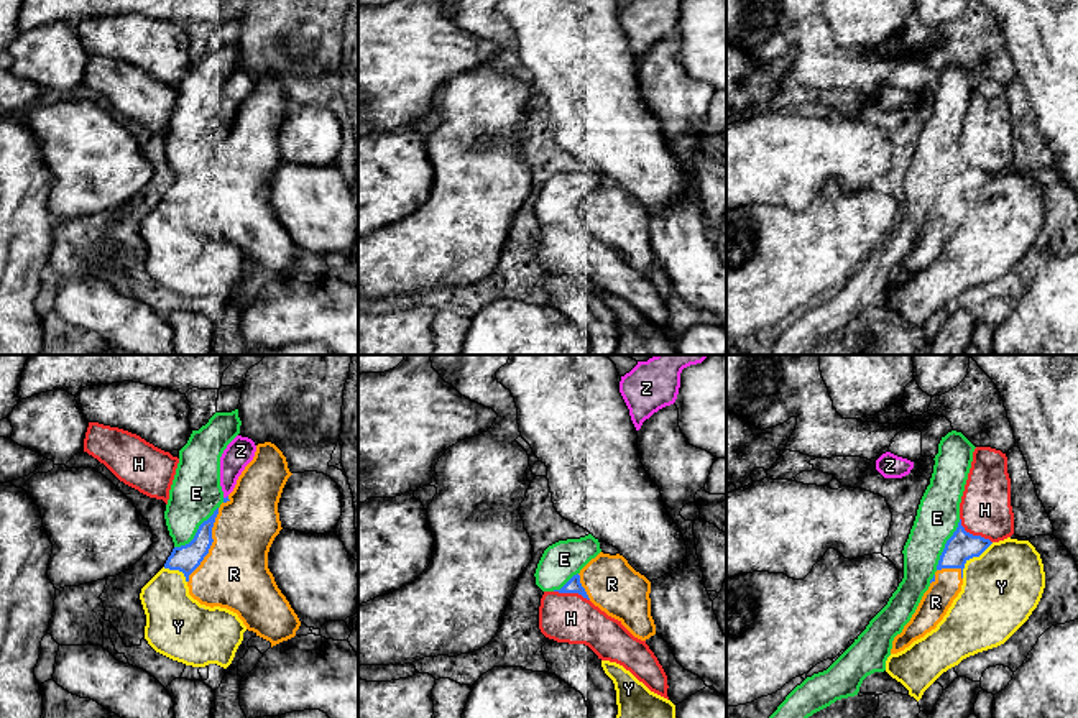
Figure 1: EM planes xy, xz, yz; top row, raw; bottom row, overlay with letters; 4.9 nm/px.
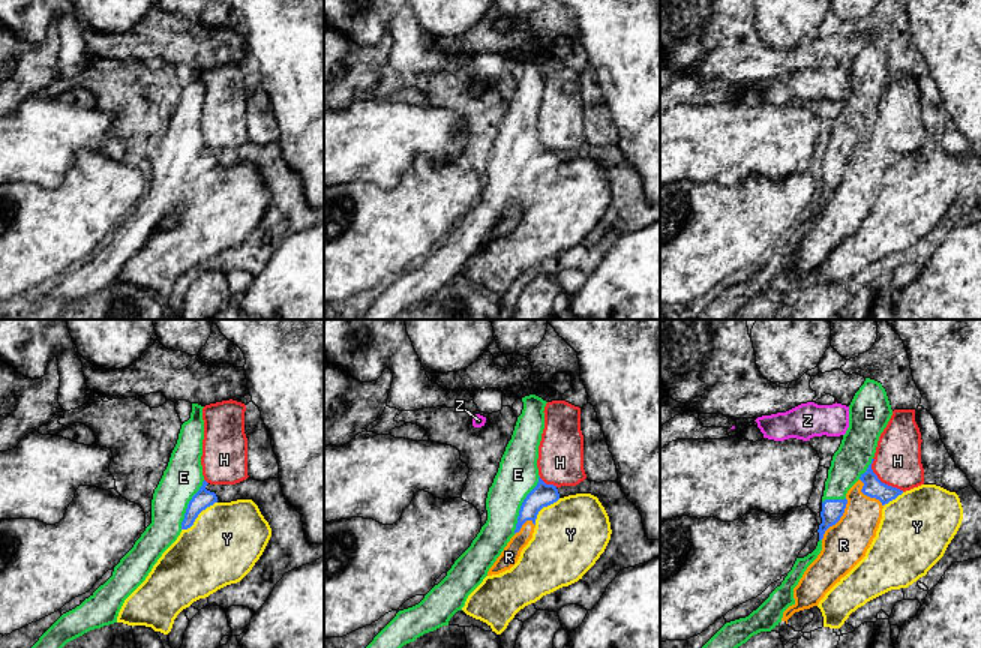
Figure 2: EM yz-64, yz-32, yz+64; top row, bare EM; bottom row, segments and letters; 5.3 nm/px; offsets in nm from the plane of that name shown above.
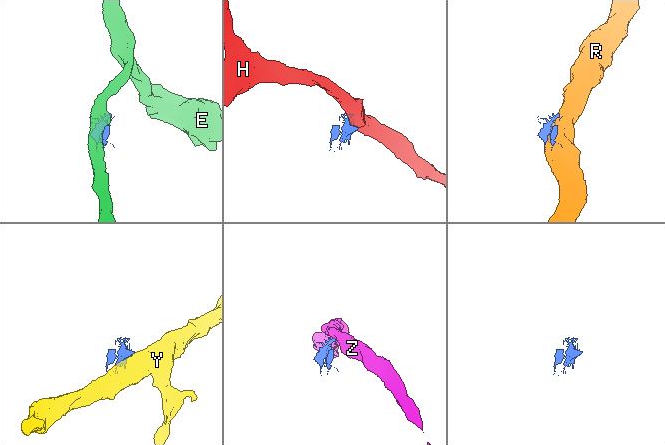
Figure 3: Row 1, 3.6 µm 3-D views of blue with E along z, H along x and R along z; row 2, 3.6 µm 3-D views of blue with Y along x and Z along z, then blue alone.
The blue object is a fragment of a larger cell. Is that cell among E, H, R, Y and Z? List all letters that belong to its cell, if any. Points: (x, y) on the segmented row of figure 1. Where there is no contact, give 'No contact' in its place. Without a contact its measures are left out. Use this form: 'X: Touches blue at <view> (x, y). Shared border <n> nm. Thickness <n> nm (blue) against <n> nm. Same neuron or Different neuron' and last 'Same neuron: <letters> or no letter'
E: Touches blue at xy (198, 531). Shared border 300 nm. Thickness 140 nm (blue) against 240 nm. Same neuron
H: Touches blue at yz (972, 534). Shared border 200 nm. Thickness 150 nm (blue) against 260 nm. Different neuron
R: Touches blue at xy (211, 544). Shared border 400 nm. Thickness 140 nm (blue) against 320 nm. Different neuron
Y: Touches blue at yz (972, 557). Shared border 240 nm. Thickness 150 nm (blue) against 380 nm. Different neuron
Z: Touches blue at xy (227, 497). Shared border 30 nm. Thickness 20 nm (blue) against 140 nm. Different neuron
Same neuron: E

